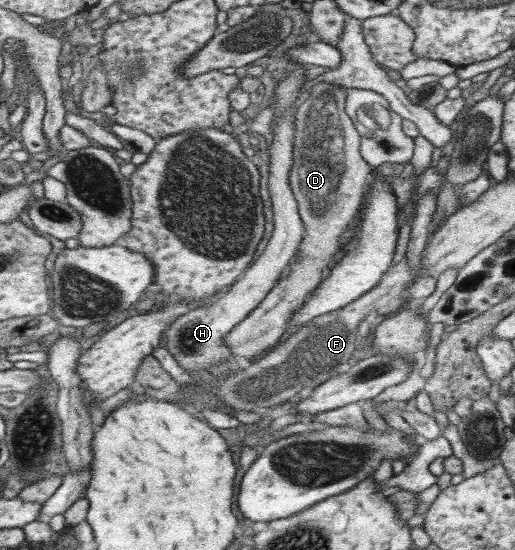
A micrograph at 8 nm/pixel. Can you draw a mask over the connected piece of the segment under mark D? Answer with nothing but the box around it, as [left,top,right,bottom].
[224,81,373,360]

